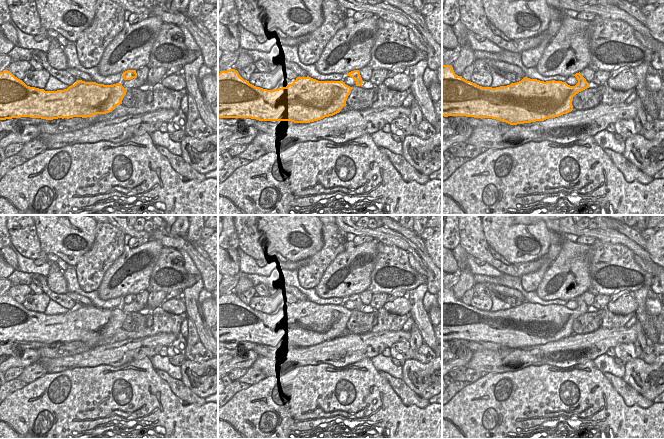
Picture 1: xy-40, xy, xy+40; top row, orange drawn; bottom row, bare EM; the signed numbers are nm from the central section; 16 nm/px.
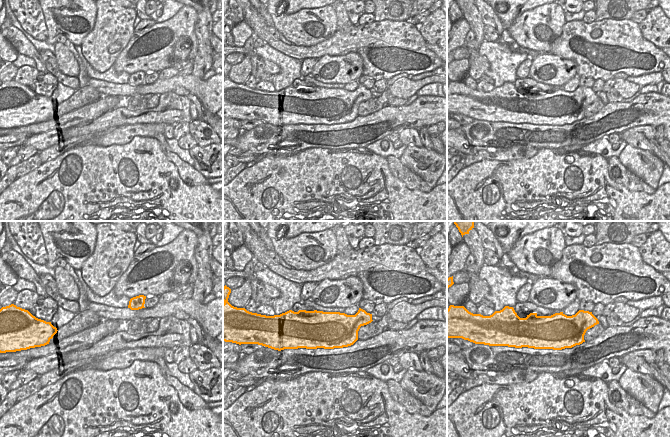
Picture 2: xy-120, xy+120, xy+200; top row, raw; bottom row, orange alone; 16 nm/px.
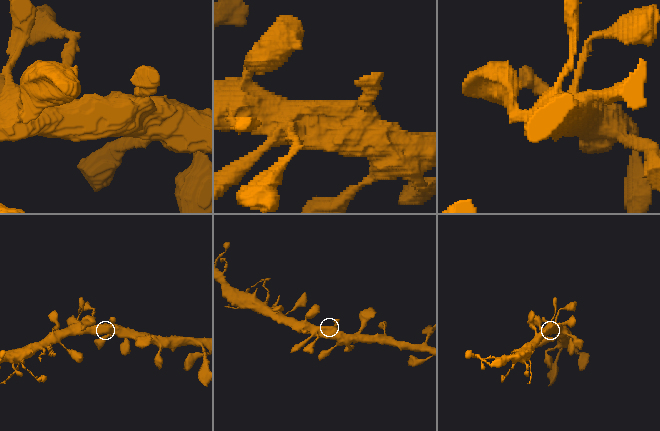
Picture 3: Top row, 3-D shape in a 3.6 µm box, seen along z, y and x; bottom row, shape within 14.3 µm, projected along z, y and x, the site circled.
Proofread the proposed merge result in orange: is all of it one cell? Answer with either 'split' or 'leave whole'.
leave whole

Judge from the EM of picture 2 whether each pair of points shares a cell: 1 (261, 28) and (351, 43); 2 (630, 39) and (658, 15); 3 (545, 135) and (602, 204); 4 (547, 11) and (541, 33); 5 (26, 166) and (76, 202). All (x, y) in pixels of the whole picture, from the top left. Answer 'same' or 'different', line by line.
1: same
2: different
3: different
4: same
5: different

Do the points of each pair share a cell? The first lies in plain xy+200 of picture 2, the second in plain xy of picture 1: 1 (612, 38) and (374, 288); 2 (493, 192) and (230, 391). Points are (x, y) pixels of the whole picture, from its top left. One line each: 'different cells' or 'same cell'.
1: same cell
2: different cells

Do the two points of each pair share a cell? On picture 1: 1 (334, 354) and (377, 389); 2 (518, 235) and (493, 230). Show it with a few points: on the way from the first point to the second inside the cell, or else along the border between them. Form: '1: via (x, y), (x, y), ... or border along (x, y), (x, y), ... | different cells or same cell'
1: border along (370, 358), (364, 358), (340, 367), (323, 364) | different cells
2: via (512, 235), (503, 235), (499, 231) | same cell

